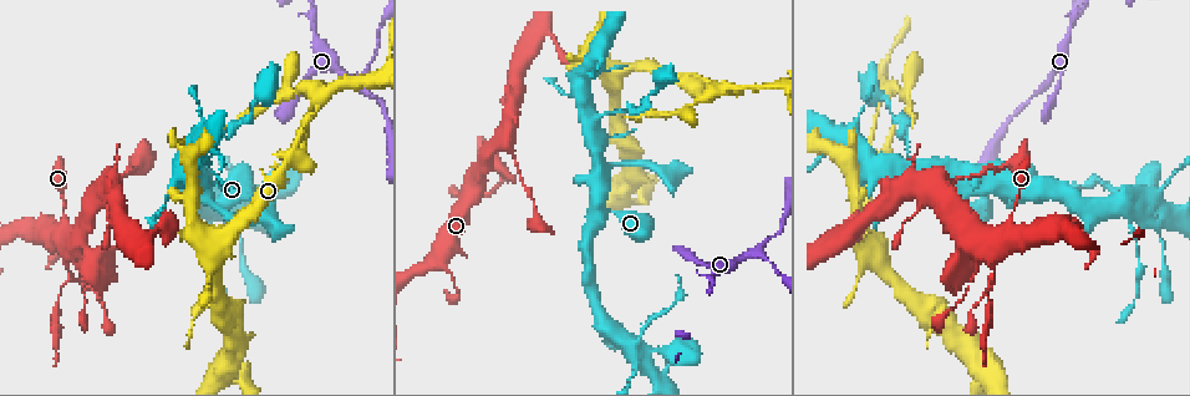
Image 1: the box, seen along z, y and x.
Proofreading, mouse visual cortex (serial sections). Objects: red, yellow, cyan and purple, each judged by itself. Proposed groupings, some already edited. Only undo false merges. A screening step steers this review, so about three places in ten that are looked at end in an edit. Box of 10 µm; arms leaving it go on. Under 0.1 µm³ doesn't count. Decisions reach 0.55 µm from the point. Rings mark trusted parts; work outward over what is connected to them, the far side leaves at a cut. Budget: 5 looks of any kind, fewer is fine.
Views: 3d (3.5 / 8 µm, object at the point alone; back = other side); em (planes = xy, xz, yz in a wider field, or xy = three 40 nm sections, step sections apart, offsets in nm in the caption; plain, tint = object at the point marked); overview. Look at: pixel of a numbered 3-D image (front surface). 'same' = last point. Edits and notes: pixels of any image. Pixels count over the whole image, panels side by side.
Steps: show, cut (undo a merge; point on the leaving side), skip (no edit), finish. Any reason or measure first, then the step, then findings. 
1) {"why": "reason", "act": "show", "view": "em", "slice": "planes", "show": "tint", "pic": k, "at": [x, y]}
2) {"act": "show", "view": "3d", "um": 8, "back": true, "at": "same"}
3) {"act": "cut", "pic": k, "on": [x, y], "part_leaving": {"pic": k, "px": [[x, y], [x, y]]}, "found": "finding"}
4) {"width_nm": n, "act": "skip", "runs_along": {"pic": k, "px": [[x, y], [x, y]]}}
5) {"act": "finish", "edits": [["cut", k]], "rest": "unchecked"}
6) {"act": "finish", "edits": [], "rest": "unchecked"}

{"why": "three arms meet", "act": "show", "view": "3d", "um": 3.5, "pic": 1, "at": [315, 107]}

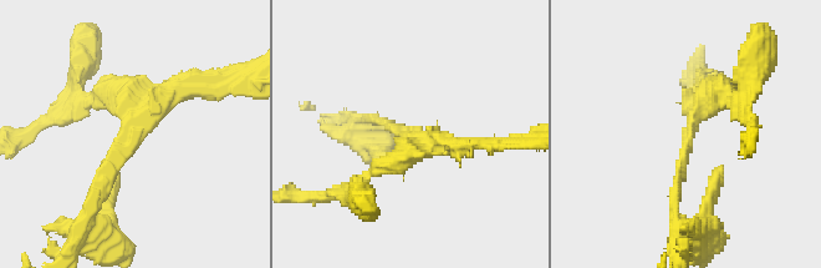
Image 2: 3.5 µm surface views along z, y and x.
{"arms": 3, "arm_widths_nm": [150, 200, 250], "why": "shape alone is not enough", "act": "show", "view": "em", "slice": "planes", "show": "tint", "pic": 2, "at": [414, 133]}

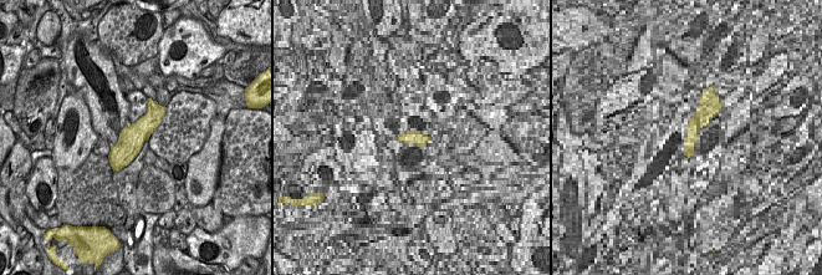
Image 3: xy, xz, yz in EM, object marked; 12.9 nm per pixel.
{"act": "cut", "pic": 2, "on": [730, 84], "part_leaving": {"pic": 2, "px": [[697, 114], [758, 60]]}, "found": "two cells meet here"}

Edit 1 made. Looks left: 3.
{"act": "show", "view": "overview"}

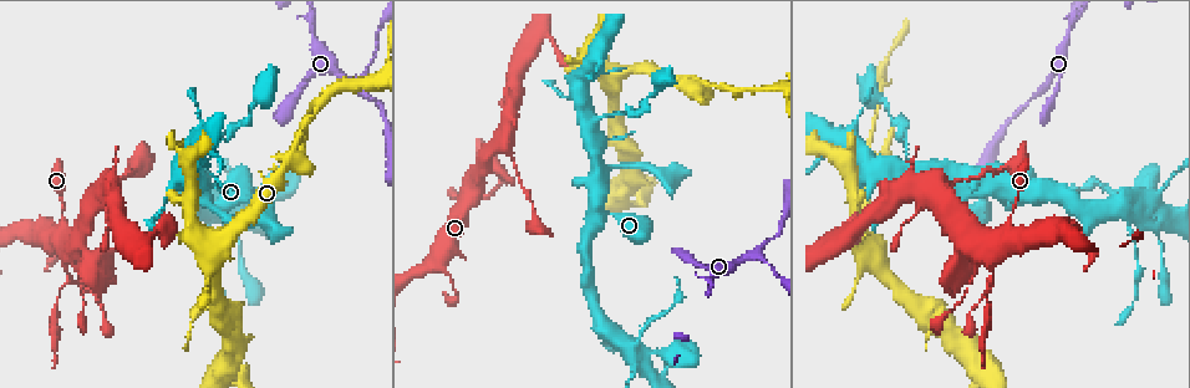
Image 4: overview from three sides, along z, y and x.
{"why": "three-way junction", "act": "show", "view": "3d", "um": 3.5, "pic": 4, "at": [66, 230]}

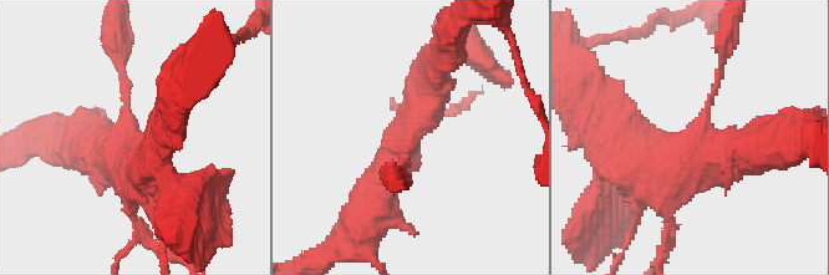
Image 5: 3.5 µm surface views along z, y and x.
{"why": "now the EM", "act": "show", "view": "em", "slice": "xy", "step": 5, "show": "tint", "pic": 5, "at": [128, 141]}

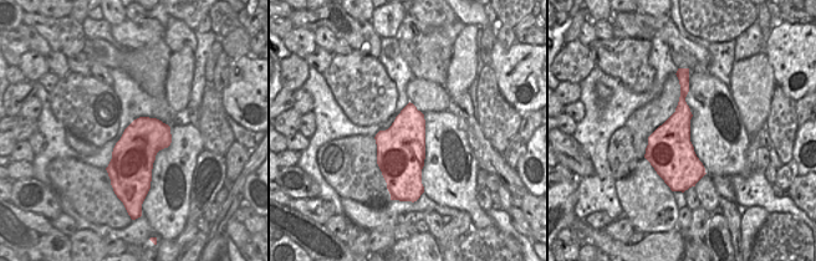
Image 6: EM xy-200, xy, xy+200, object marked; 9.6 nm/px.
{"act": "skip", "runs_along": {"pic": 5, "px": [[722, 59], [687, 154], [632, 151]]}, "found": "all the same cell"}

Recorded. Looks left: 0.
{"act": "finish", "edits": [["cut", 2]], "rest": "unchecked"}

